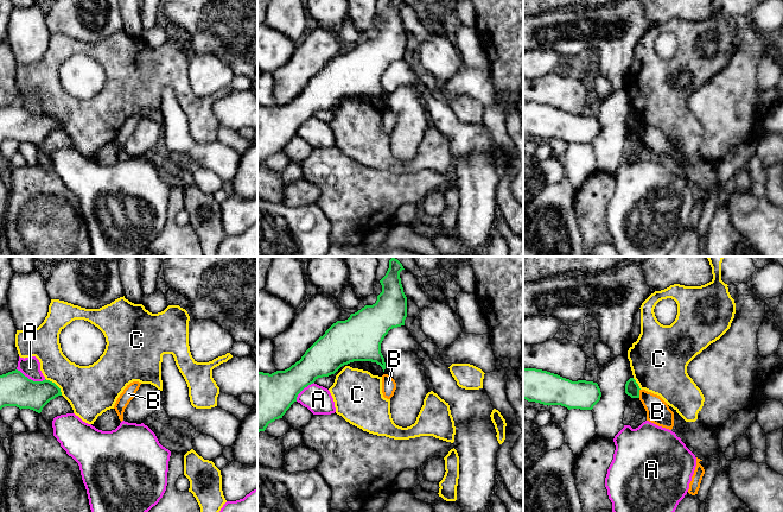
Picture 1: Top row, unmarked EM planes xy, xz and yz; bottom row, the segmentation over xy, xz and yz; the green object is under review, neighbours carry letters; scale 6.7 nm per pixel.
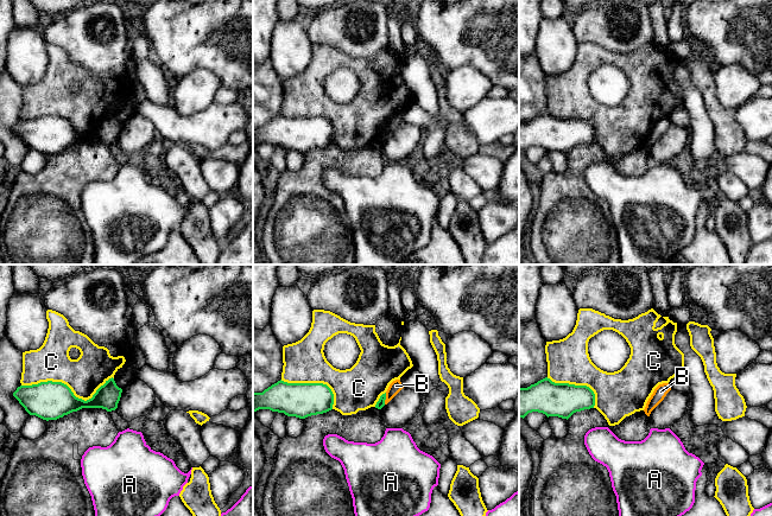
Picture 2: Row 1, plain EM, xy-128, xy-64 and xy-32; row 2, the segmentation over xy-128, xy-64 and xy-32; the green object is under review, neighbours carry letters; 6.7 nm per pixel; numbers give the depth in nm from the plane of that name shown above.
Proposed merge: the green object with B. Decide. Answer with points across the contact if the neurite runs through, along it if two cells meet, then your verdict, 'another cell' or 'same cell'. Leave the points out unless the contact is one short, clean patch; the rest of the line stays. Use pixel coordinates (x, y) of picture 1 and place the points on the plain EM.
along yz (640, 122), (638, 131) | another cell

